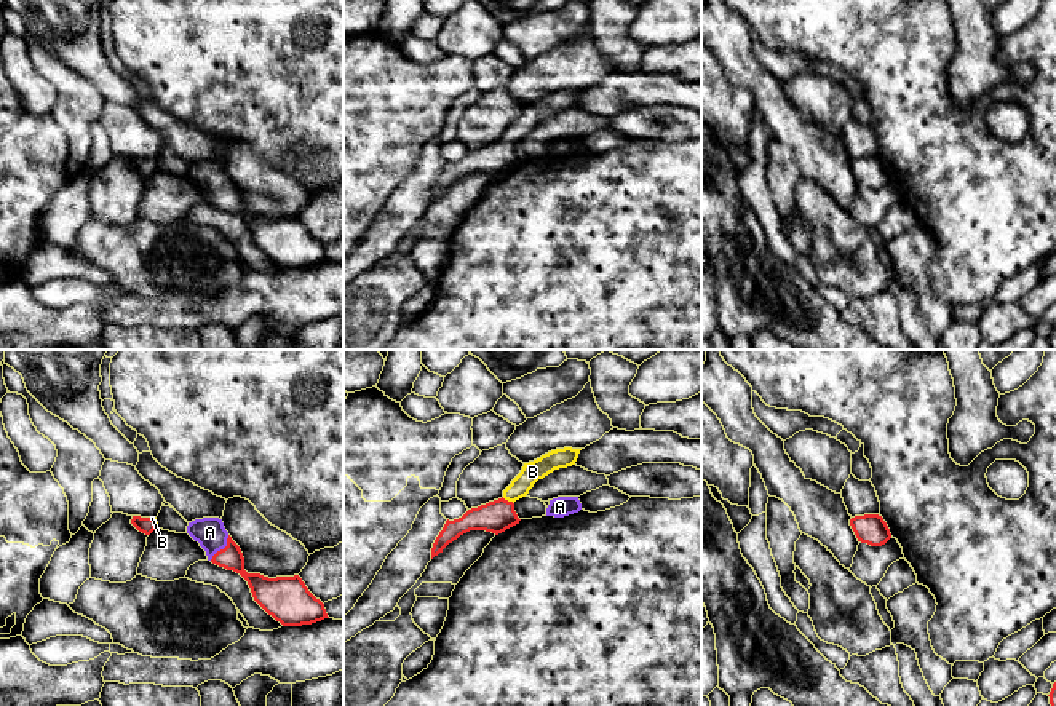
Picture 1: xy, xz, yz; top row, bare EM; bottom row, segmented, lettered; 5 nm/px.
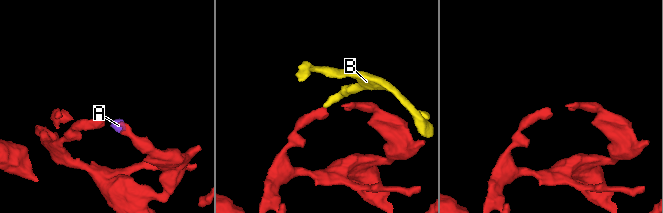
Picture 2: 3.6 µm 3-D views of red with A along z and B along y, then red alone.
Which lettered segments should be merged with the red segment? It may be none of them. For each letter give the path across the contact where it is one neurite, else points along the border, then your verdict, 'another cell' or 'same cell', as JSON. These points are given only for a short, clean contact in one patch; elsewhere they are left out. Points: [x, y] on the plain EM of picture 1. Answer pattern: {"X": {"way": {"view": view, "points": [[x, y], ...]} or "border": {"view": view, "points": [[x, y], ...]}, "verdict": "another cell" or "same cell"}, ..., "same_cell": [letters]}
{"A": {"way": {"view": "xy", "points": [[230, 200], [224, 190], [210, 174]]}, "verdict": "same cell"}, "B": {"way": {"view": "xz", "points": [[496, 158], [507, 142], [532, 114]]}, "verdict": "same cell"}, "same_cell": ["A", "B"]}

